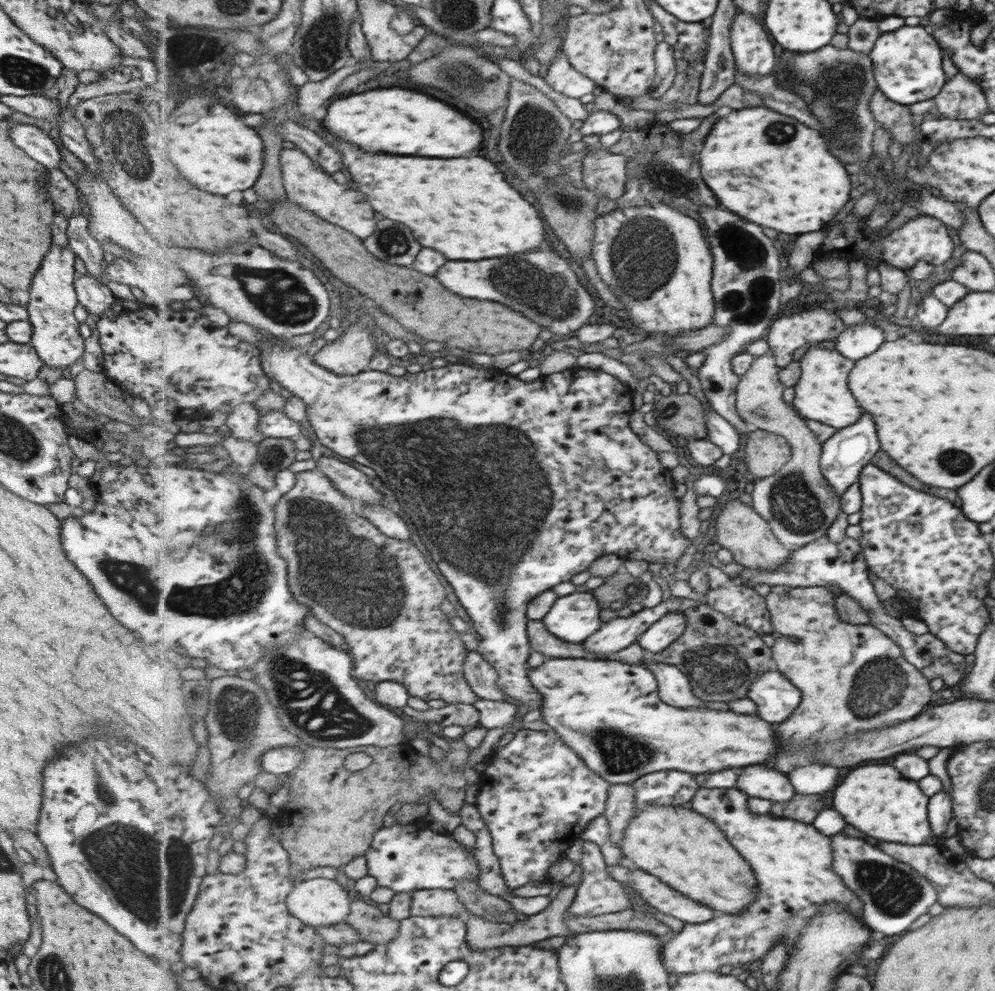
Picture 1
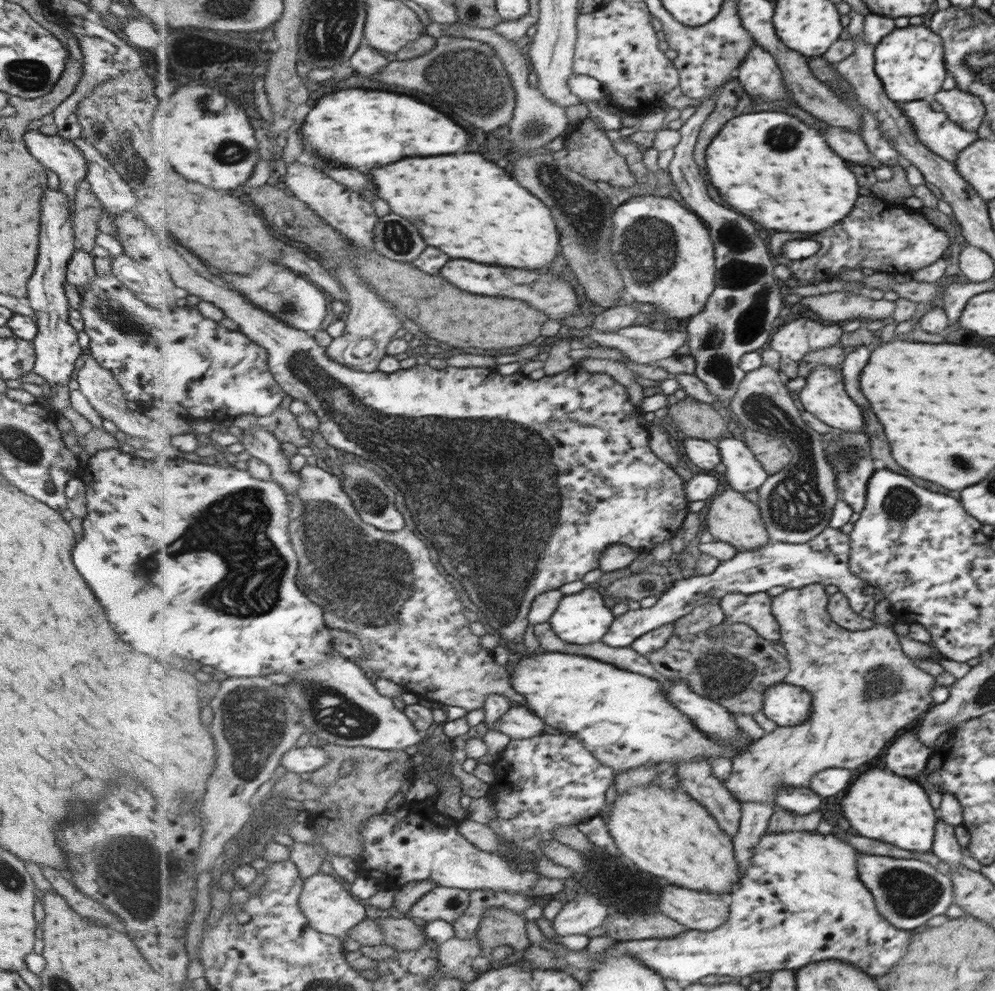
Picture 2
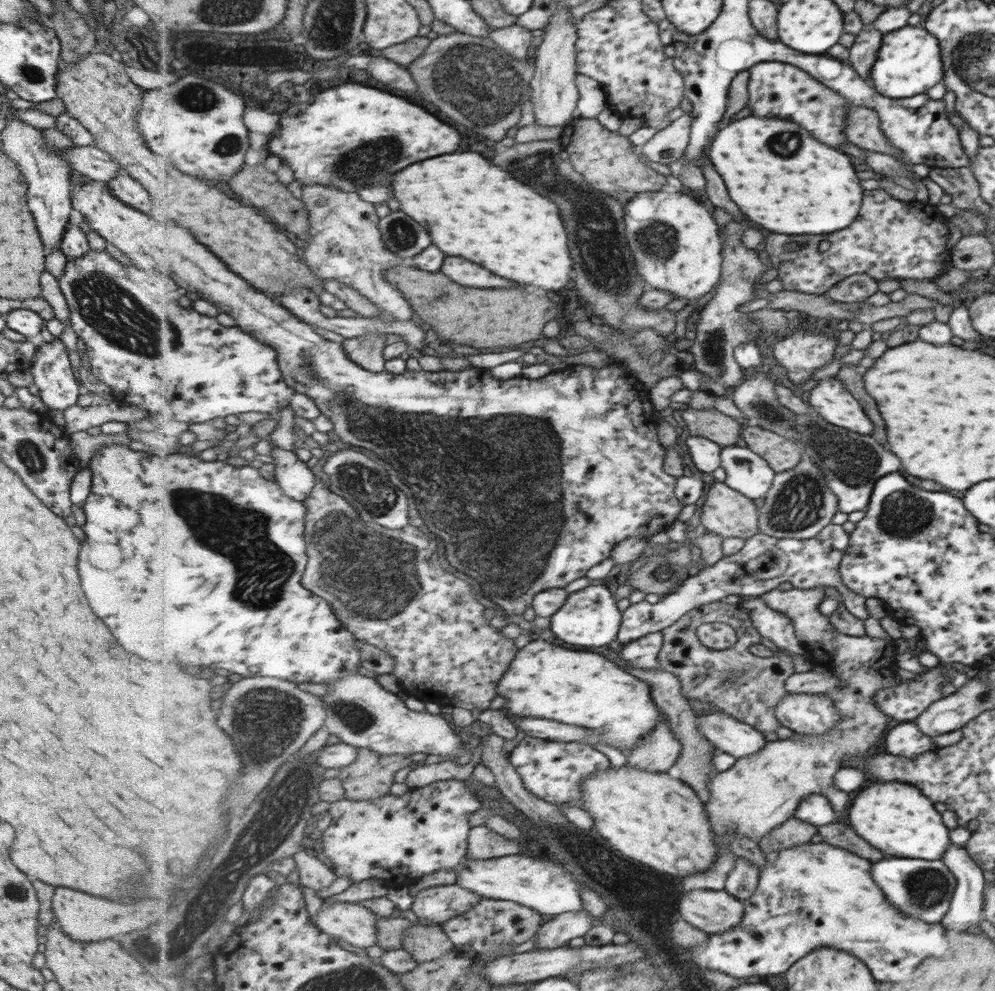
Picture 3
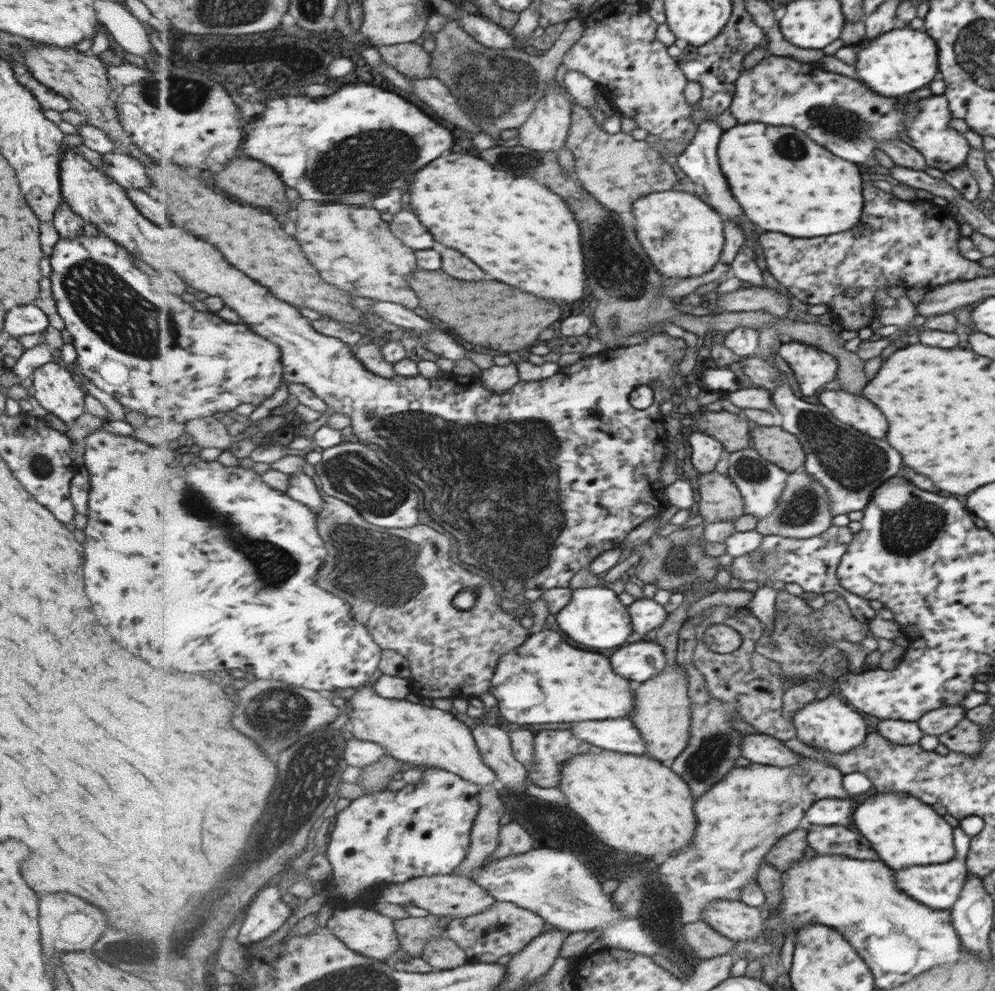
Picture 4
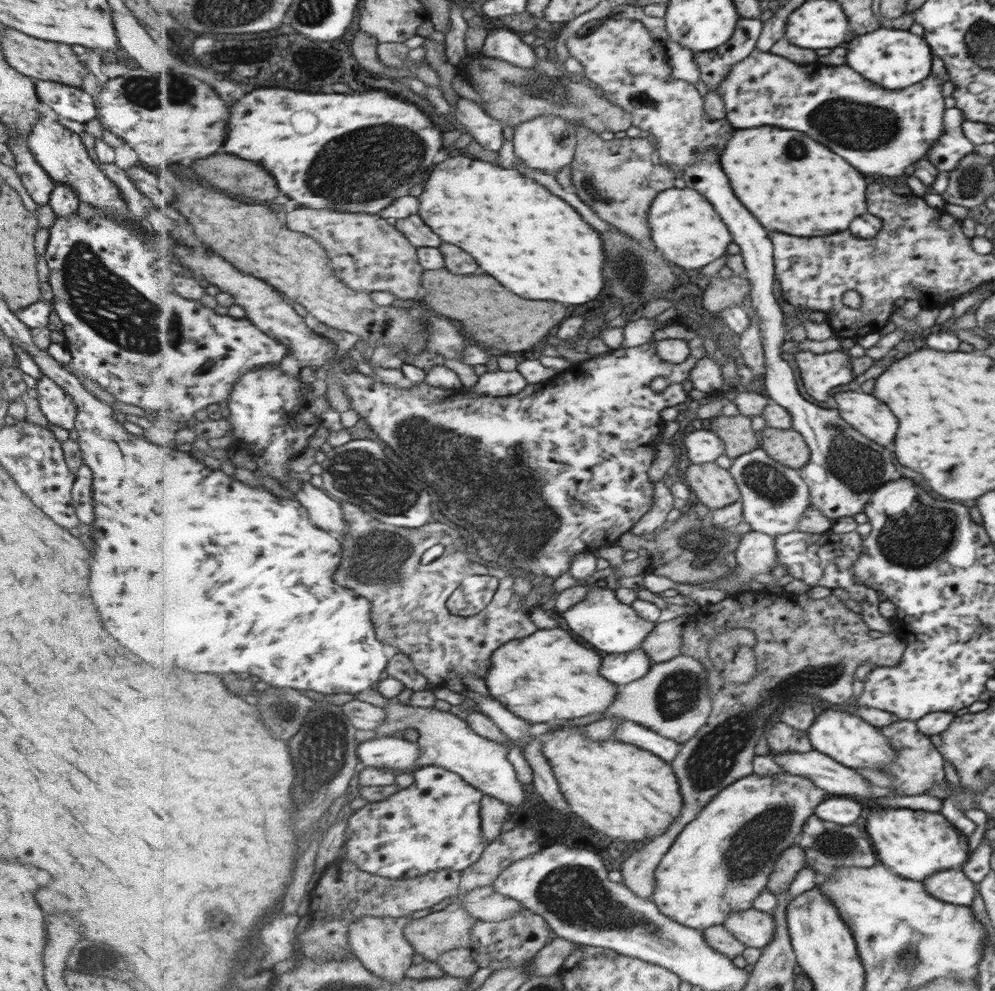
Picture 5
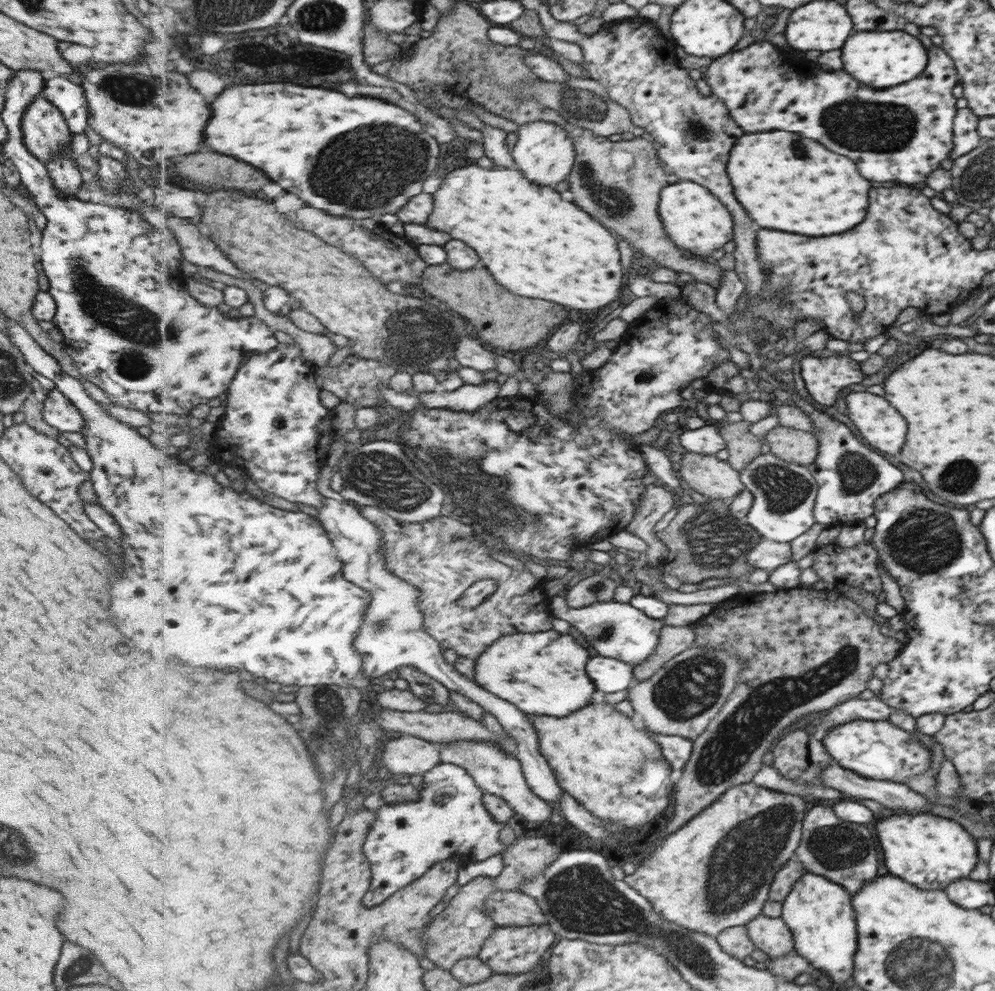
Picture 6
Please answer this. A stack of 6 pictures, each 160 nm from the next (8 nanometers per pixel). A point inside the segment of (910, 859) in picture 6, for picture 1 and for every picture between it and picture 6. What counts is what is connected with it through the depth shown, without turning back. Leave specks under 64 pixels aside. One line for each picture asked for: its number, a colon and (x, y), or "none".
1: (877, 800)
2: (878, 804)
3: (897, 818)
4: (906, 832)
5: (915, 843)

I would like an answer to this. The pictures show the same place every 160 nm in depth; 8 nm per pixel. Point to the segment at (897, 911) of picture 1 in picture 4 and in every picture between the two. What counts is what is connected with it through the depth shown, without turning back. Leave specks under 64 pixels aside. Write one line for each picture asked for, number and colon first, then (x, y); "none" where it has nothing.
2: (907, 893)
3: (921, 889)
4: (937, 885)

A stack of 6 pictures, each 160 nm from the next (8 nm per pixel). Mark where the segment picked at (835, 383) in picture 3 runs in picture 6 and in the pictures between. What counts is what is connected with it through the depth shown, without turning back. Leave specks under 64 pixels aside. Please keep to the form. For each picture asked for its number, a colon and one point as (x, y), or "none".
4: (859, 413)
5: (863, 411)
6: (880, 426)

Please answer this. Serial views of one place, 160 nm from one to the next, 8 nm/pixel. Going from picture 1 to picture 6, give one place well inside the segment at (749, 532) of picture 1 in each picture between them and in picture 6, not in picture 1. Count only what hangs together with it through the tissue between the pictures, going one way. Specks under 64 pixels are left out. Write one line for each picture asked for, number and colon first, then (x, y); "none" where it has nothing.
2: (732, 518)
3: (726, 511)
4: (719, 497)
5: (714, 486)
6: (714, 478)

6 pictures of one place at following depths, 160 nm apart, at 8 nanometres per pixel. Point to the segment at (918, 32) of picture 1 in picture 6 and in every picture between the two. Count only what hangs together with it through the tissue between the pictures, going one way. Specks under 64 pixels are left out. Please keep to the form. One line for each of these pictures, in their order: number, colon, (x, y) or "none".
2: (909, 62)
3: (908, 63)
4: (902, 62)
5: (894, 59)
6: (882, 59)

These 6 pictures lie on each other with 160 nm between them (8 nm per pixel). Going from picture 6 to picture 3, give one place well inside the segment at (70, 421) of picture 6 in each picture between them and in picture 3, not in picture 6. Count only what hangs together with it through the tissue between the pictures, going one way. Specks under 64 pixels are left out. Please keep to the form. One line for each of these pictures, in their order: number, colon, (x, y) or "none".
3: (50, 370)
4: (55, 388)
5: (56, 405)

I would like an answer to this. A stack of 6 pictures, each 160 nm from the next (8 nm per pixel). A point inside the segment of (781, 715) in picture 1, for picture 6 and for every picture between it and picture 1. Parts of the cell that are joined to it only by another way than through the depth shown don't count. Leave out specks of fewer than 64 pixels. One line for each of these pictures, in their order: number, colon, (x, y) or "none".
2: (785, 704)
3: (813, 714)
4: (829, 723)
5: (849, 740)
6: (878, 750)

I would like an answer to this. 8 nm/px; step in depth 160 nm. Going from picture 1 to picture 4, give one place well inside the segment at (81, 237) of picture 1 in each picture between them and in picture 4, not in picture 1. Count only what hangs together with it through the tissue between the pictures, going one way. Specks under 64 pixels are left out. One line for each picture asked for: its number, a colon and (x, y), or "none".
2: (61, 156)
3: (94, 164)
4: (126, 171)

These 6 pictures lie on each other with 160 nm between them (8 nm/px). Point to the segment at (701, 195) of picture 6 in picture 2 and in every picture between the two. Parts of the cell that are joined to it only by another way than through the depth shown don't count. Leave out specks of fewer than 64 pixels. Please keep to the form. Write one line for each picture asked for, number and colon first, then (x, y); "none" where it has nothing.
2: (667, 258)
3: (677, 245)
4: (684, 236)
5: (686, 228)

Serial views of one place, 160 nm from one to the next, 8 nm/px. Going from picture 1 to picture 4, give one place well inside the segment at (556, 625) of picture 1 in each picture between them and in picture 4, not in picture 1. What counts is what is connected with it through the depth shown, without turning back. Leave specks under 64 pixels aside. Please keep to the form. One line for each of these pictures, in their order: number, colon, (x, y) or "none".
2: (582, 618)
3: (590, 617)
4: (595, 616)

